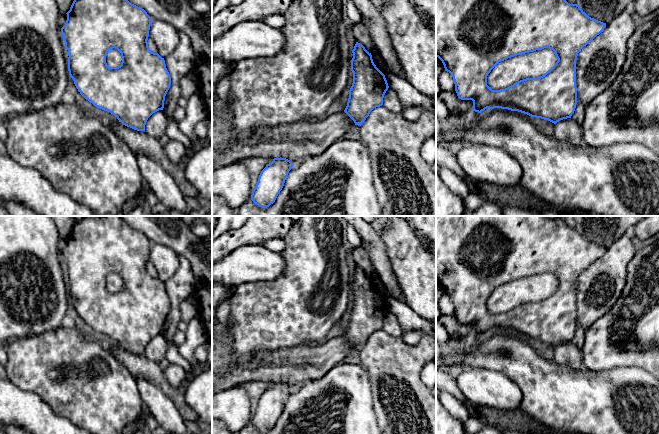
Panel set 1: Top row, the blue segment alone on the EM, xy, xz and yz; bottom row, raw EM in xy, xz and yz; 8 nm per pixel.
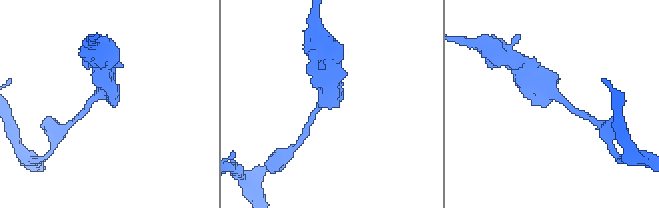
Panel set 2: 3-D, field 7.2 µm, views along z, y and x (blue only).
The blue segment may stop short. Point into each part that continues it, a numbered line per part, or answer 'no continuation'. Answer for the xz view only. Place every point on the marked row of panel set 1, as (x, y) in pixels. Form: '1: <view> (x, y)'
no continuation

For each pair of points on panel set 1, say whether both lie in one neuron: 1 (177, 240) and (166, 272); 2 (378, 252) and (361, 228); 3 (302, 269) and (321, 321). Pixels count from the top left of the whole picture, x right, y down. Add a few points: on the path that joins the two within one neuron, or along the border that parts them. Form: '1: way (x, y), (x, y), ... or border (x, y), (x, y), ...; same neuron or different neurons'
1: border (152, 243), (166, 245), (179, 256); different neurons
2: way (374, 246), (367, 234); same neuron
3: way (304, 283), (304, 308), (307, 311); same neuron

